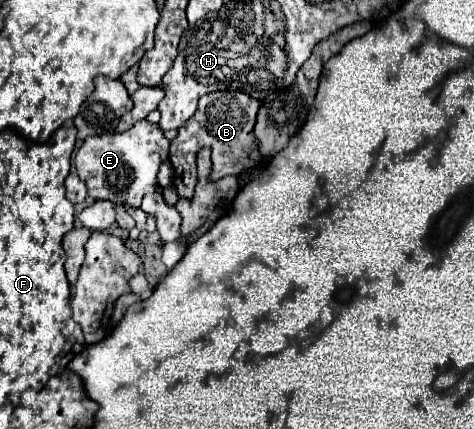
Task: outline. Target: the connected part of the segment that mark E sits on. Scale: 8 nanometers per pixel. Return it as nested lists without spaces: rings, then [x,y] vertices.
[[[141,120],[131,130],[121,134],[89,136],[77,150],[75,166],[93,200],[109,200],[113,204],[129,204],[137,208],[141,206],[143,194],[157,190],[155,176],[161,160],[165,160],[167,154],[169,140],[163,136],[163,130],[149,120]]]

